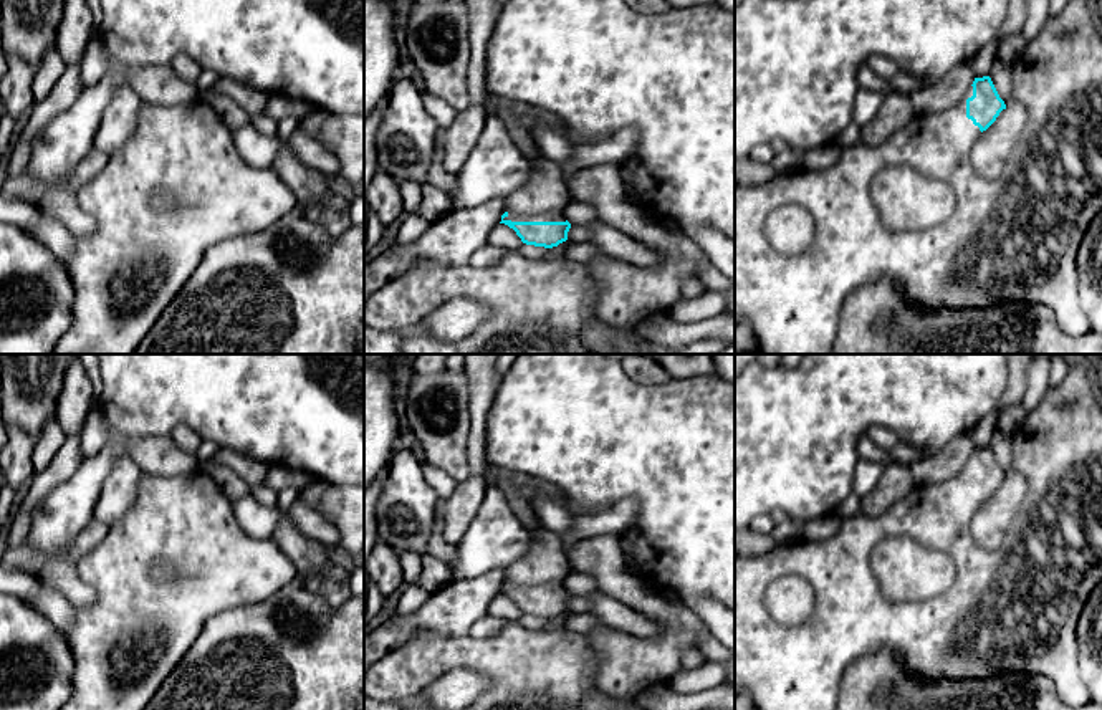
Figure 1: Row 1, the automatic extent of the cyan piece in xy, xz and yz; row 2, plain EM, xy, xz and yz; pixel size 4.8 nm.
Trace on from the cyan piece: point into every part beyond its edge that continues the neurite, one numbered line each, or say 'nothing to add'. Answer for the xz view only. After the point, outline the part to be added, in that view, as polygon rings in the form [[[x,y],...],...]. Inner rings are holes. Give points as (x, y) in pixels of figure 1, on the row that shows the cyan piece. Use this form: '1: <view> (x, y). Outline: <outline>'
1: xz (556, 215). Outline: [[[553,210],[546,213],[538,213],[538,215],[506,215],[503,220],[511,220],[511,222],[566,222],[564,210]]]

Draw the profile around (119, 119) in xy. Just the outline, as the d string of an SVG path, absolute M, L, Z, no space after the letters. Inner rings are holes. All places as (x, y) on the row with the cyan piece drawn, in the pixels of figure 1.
M131 86L117 89L99 121L93 141L94 149L104 152L108 157L114 154L136 131L141 103L141 98Z

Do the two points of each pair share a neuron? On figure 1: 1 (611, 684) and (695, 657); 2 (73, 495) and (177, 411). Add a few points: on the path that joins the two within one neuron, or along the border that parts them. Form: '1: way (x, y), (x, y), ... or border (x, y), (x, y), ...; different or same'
1: border (689, 649), (699, 651); different
2: way (96, 469), (151, 412); same

